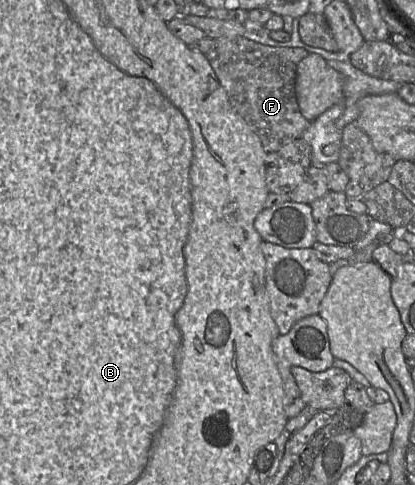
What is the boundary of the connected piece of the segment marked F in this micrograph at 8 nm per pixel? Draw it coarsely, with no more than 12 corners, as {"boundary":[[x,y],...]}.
{"boundary":[[244,36],[205,54],[267,154],[270,193],[311,166],[295,92],[303,48]]}

